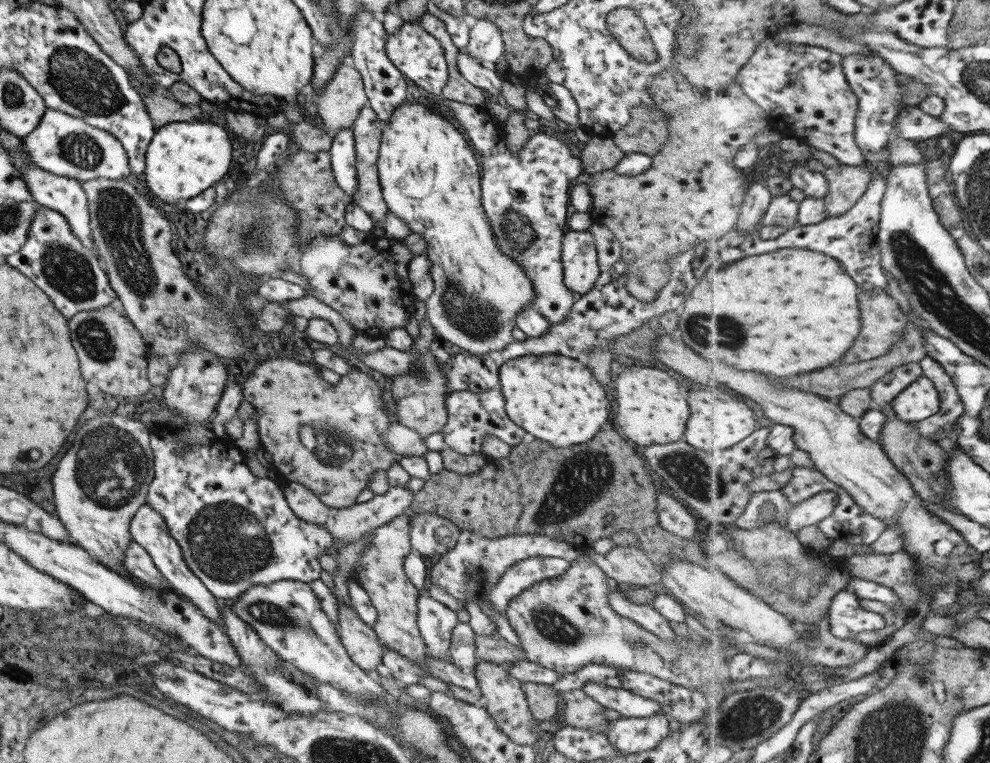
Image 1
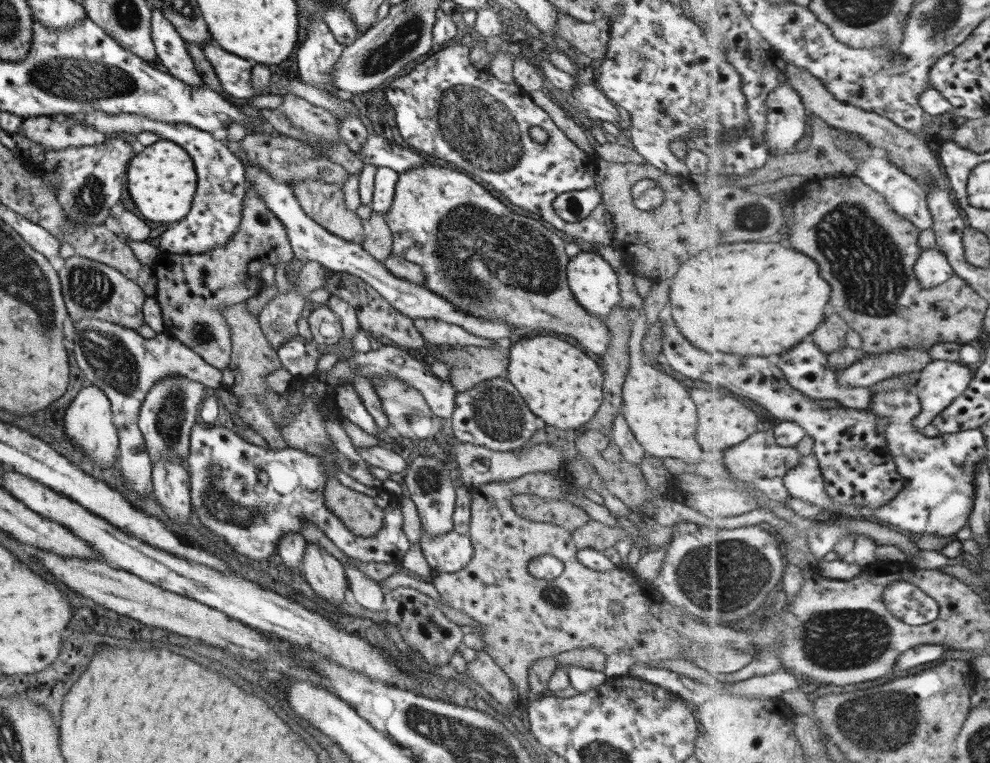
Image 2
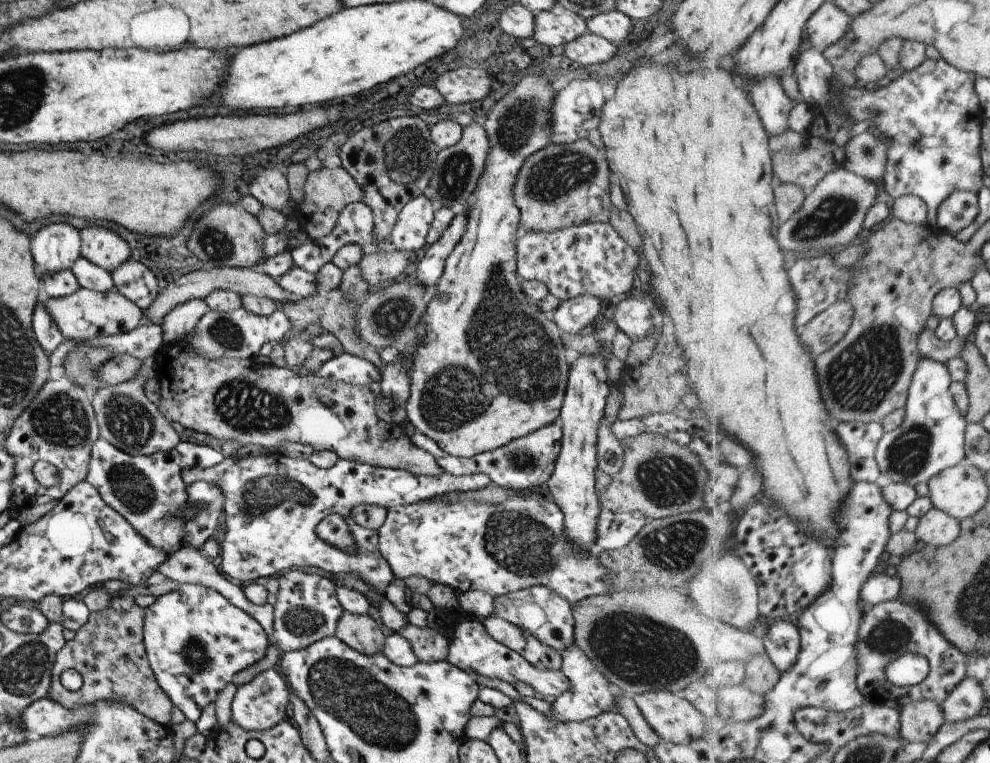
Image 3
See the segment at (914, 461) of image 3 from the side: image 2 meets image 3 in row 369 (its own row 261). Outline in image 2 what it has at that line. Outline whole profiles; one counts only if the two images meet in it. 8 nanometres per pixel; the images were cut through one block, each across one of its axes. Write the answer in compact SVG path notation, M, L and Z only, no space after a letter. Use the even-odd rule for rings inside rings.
M938 249L925 250L915 270L918 280L926 289L937 289L957 274L949 257Z

